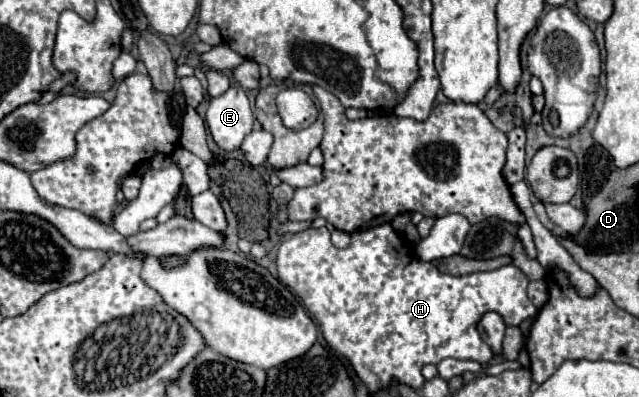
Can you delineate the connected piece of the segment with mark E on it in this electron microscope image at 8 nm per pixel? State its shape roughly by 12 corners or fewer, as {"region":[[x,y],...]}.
{"region":[[242,87],[210,99],[208,129],[222,151],[252,131],[254,115]]}

